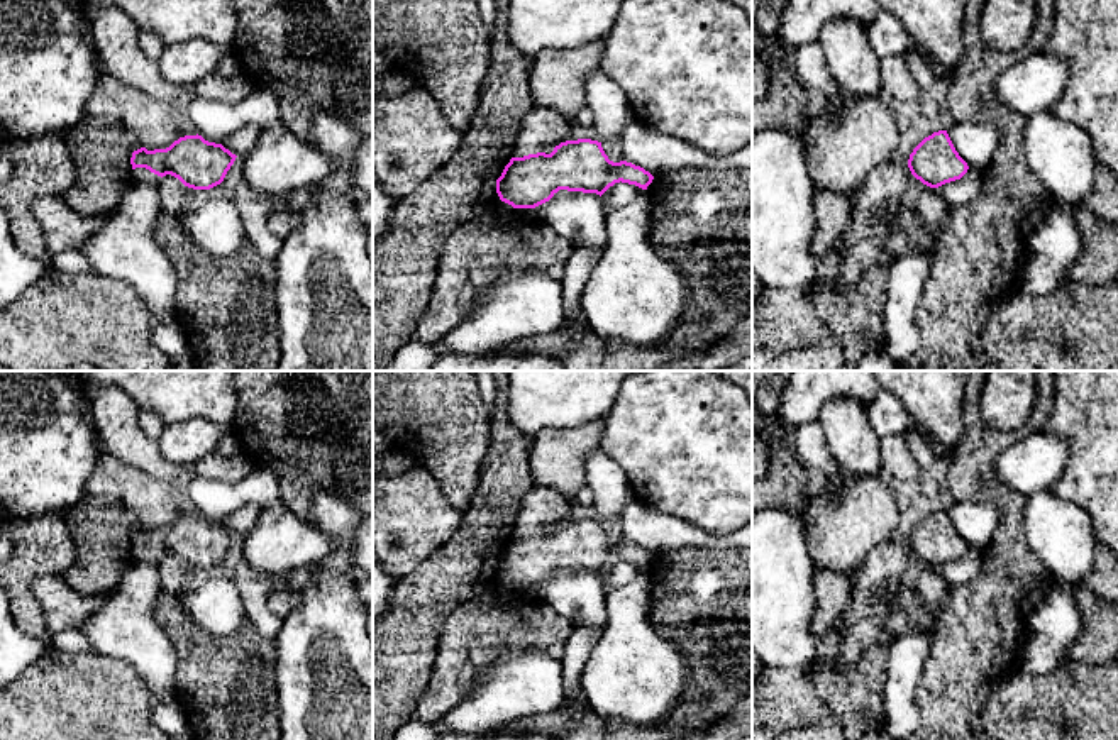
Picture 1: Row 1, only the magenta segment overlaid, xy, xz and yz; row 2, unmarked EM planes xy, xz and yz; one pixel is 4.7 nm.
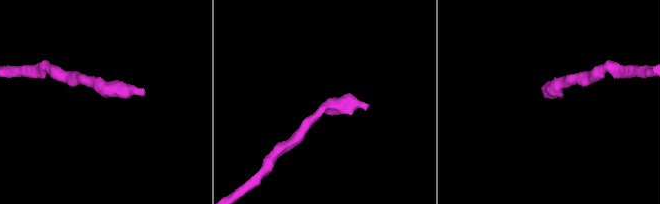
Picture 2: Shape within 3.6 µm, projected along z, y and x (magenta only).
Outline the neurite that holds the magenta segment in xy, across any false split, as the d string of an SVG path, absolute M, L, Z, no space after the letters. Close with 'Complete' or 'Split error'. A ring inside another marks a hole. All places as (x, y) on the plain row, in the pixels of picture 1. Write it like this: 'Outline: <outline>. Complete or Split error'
Outline: M185 515L166 528L132 532L130 544L136 561L159 564L171 554L193 569L210 569L220 564L235 540L235 533L222 523L208 522L202 515Z. Split error

